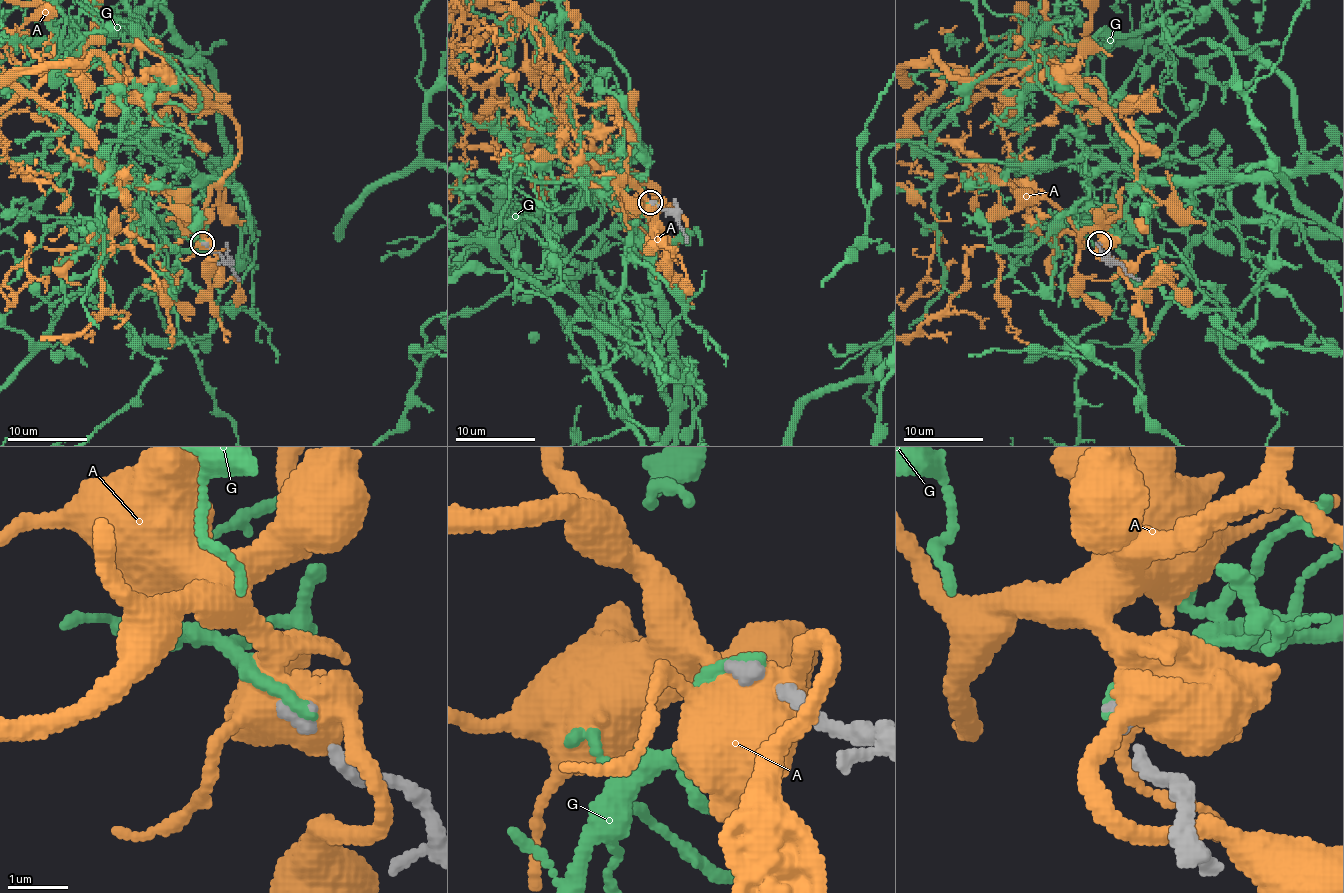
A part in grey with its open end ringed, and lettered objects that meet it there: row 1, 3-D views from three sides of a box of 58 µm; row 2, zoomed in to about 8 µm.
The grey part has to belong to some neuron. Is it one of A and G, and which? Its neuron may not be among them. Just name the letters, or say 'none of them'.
none of them

